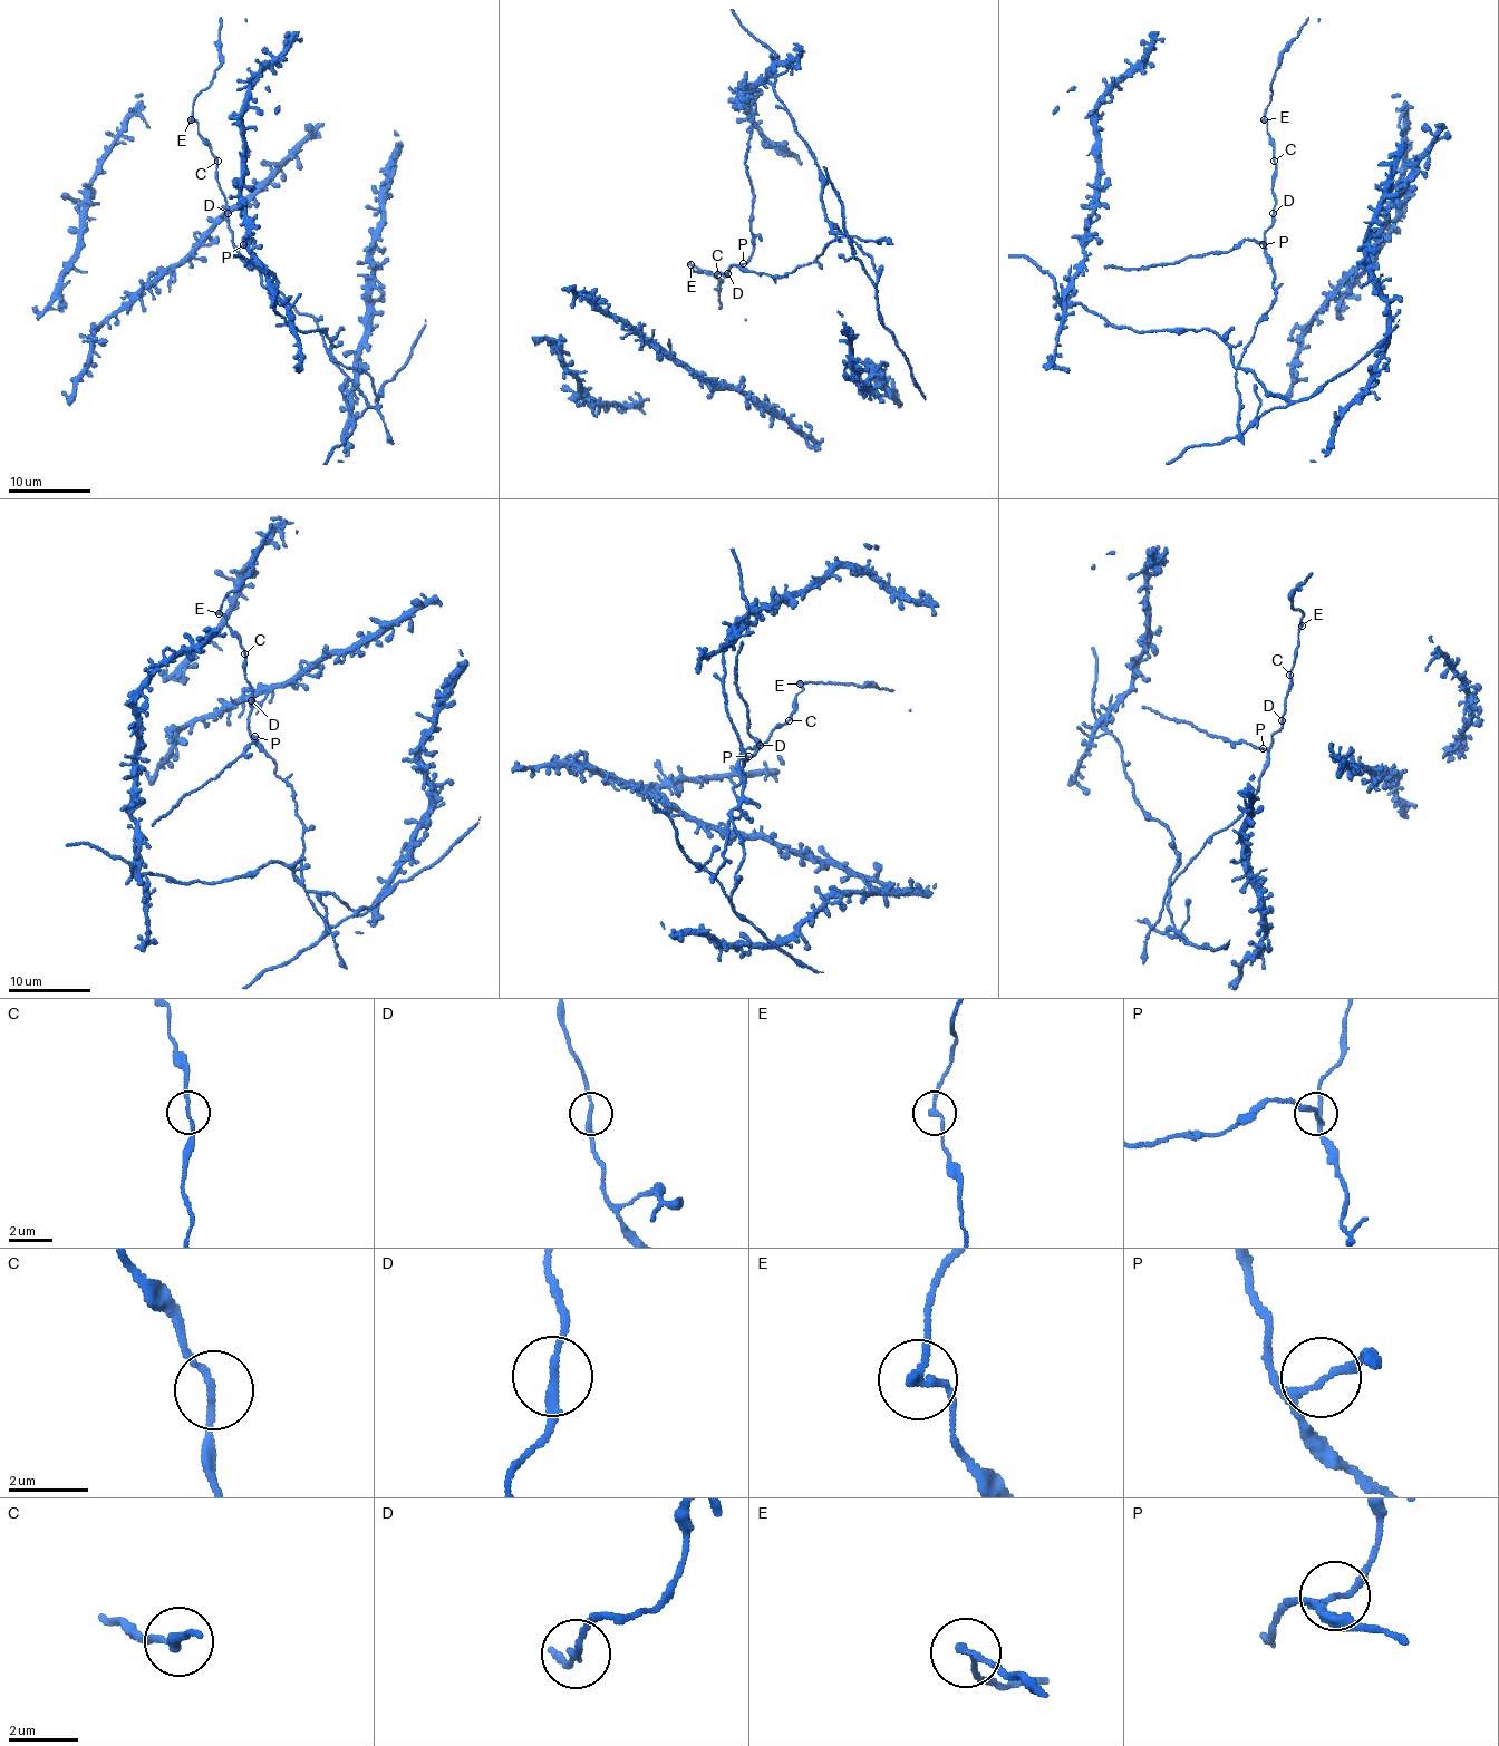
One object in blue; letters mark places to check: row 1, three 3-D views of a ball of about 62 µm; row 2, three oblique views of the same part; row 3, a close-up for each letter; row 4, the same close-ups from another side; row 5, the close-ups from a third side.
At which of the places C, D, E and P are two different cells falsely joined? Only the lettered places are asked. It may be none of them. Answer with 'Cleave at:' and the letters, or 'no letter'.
Cleave at: E, P

